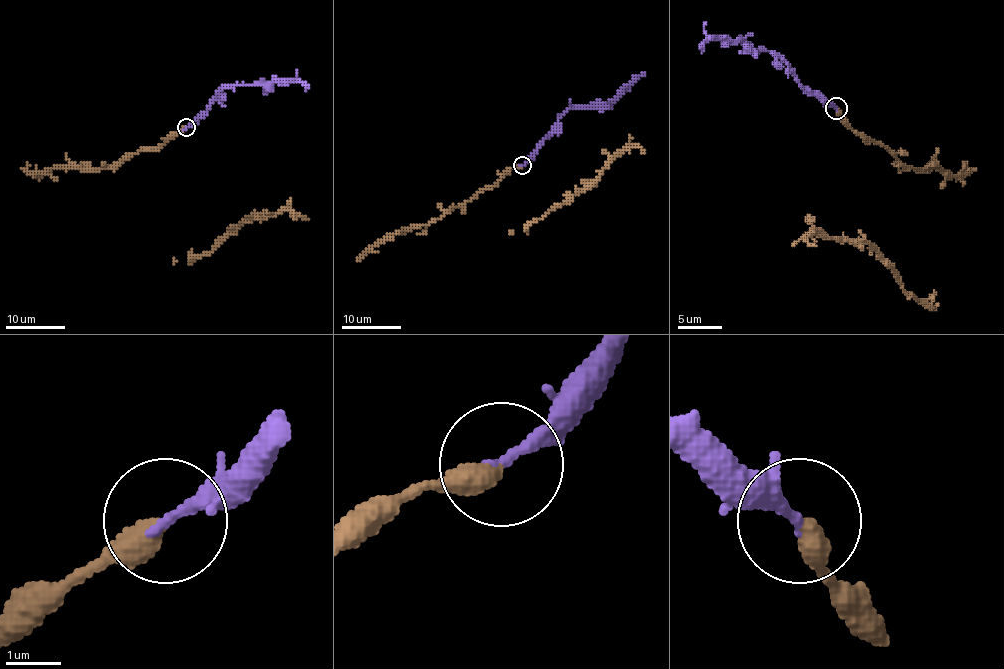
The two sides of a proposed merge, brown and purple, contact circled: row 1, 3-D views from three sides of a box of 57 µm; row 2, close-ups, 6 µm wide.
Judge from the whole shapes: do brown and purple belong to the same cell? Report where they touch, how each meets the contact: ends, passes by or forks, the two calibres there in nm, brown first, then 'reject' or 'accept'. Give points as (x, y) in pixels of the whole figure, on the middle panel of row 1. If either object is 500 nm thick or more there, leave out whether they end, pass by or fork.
place (522, 165); brown ends; purple ends; calibres 420 and 240 nm; accept

